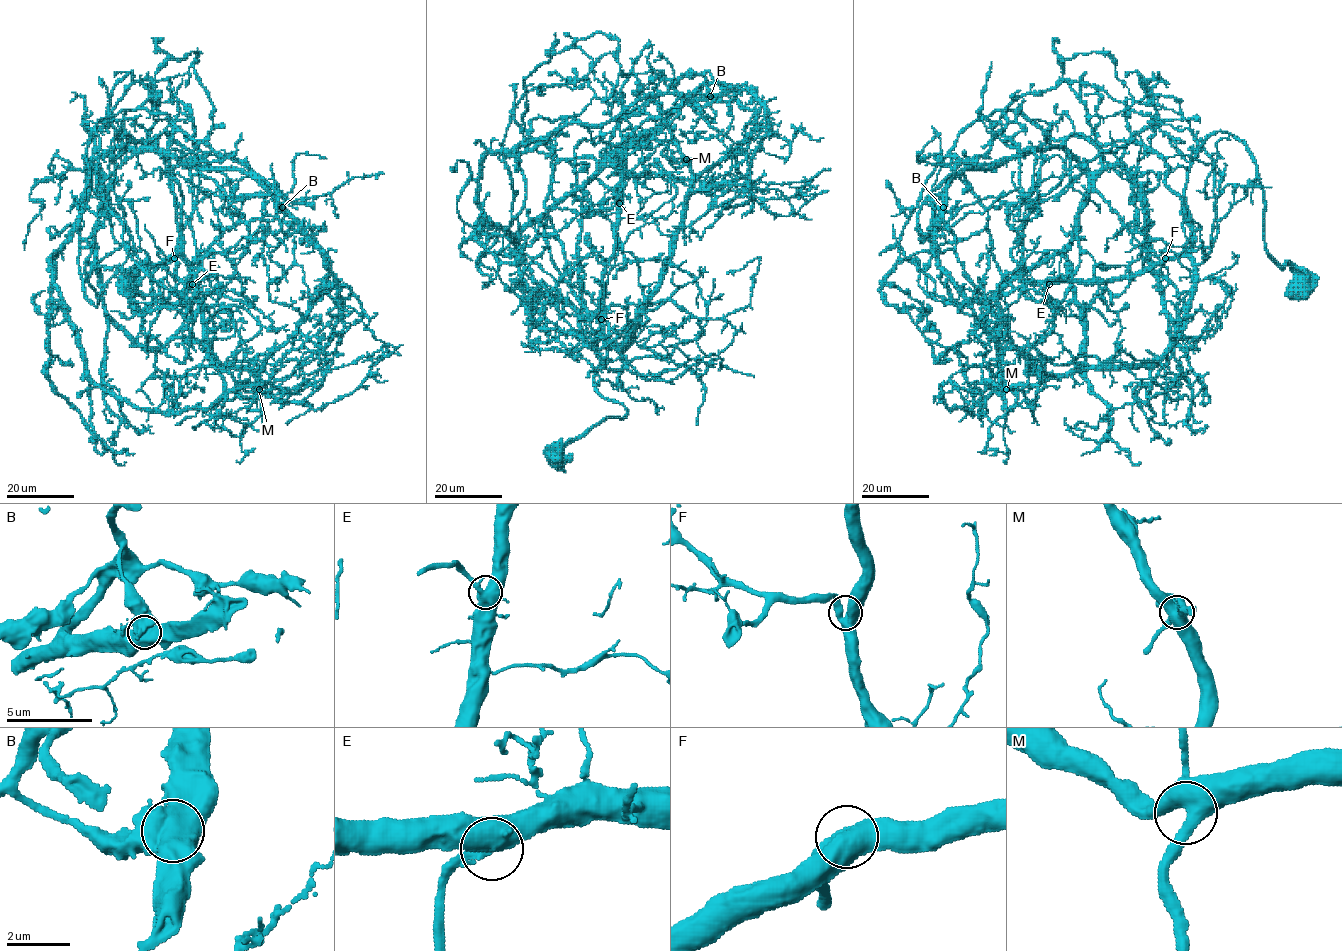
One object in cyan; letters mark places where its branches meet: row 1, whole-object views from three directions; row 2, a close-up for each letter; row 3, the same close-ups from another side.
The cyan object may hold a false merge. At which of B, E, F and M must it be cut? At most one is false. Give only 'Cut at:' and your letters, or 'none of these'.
Cut at: B

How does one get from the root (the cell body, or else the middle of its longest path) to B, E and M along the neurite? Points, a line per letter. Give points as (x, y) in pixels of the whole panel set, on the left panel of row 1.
B: (130, 282), (174, 251), (199, 160), (166, 132), (179, 225), (169, 162), (118, 140), (128, 110), (282, 207)
E: (130, 282), (140, 262), (157, 267), (174, 251), (195, 203), (199, 160), (170, 131), (176, 277), (192, 284)
M: (130, 282), (140, 262), (157, 267), (174, 251), (195, 203), (199, 160), (170, 131), (203, 339), (259, 389)

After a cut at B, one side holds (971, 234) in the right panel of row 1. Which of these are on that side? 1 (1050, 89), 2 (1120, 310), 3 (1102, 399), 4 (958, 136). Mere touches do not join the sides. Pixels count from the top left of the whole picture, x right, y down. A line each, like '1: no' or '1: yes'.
1: no
2: no
3: yes
4: no

